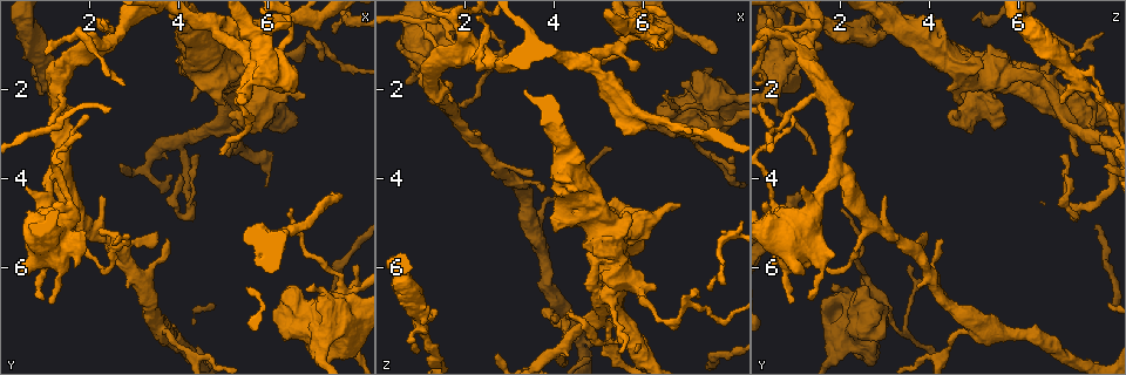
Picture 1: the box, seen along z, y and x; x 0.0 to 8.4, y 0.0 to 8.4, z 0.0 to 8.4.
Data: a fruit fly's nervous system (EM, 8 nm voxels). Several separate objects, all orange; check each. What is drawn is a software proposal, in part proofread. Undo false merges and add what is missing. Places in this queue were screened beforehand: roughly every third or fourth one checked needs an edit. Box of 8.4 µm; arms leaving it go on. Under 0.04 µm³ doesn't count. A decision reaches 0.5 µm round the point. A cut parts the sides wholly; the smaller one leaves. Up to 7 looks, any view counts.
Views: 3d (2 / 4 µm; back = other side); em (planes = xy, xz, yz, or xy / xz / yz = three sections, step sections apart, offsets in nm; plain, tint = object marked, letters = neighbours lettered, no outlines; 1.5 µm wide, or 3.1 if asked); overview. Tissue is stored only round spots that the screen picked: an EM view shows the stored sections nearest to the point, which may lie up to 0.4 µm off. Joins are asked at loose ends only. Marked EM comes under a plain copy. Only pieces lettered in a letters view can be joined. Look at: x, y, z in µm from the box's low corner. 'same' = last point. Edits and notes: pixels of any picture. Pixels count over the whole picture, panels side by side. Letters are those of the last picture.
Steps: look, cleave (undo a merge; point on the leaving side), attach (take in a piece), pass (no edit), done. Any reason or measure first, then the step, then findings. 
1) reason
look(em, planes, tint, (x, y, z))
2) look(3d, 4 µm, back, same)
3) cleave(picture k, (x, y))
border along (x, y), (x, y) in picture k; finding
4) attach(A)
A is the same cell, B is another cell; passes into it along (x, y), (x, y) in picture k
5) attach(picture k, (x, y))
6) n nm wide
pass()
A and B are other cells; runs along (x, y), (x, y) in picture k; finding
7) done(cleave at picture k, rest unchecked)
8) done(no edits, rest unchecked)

branch stops here
look(em, 3.1 µm, planes, letters, (1.35, 2.35, 7.00))

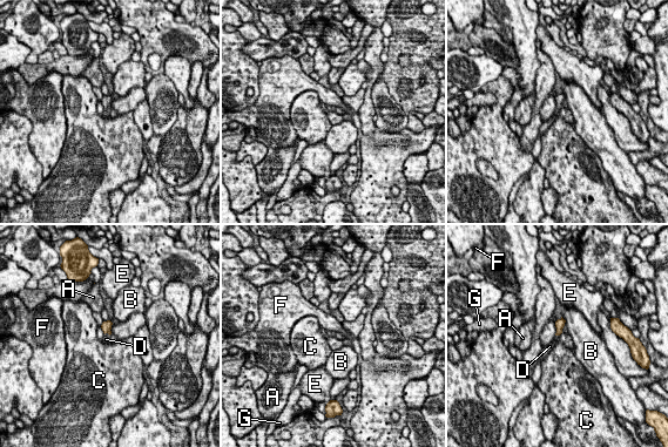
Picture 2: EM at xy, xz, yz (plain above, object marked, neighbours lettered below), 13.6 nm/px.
attach(D)
D is the same cell, A, B, C, E, F and G are other cells; passes into it along (106, 326), (107, 332), (106, 339) in picture 2; the neuron continues

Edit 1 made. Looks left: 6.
thick end
look(3d, 4 µm, (6.90, 6.50, 1.85))

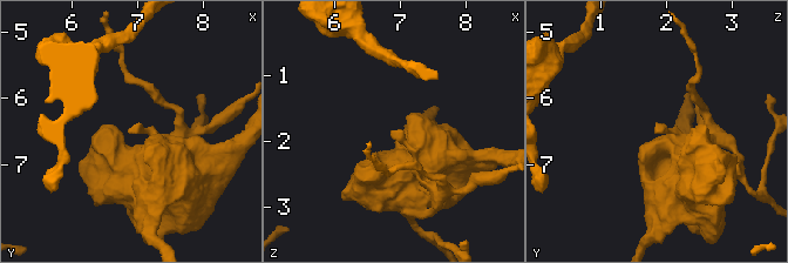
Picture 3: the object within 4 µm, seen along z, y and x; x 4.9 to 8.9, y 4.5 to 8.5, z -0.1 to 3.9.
look(em, planes, letters, (6.90, 6.50, 1.85))

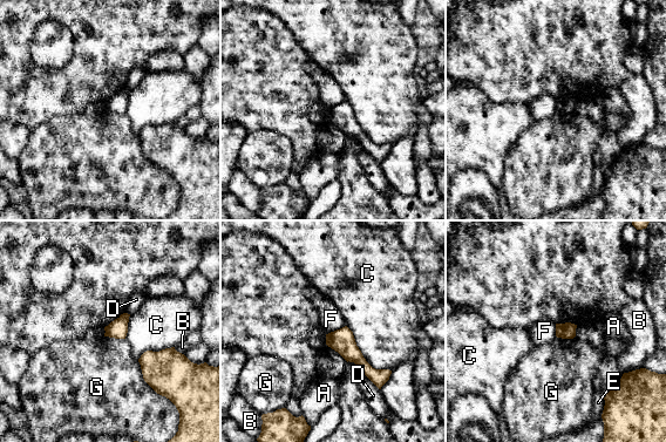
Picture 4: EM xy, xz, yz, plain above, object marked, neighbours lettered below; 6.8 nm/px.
C touches over 440 nm
pass()
A, B, C, D, E, F and G are other cells; none of them fits

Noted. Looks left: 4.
side arm on a straight run
look(3d, 4 µm, (4.00, 7.75, 4.50))

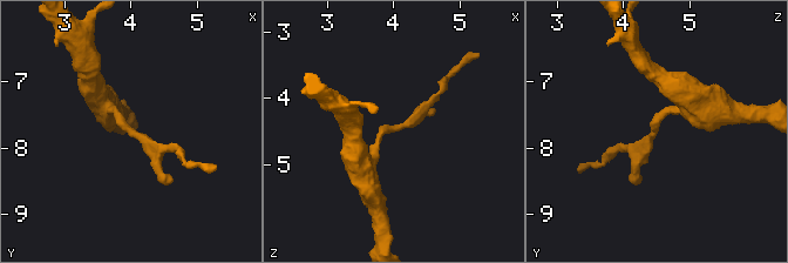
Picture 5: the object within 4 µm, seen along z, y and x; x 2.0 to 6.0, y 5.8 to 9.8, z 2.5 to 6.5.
3 arms; arms of 160, 190, 260 nm; need the tissue
look(em, planes, letters, (4.05, 7.75, 4.50))

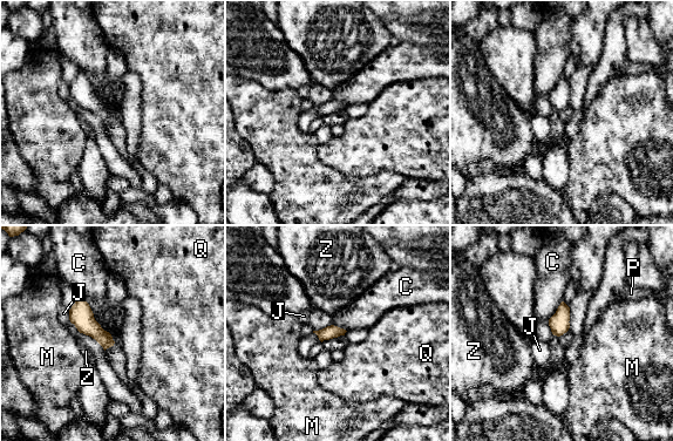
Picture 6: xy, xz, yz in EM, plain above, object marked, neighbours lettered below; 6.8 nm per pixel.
pass()
C, J, M, P, Q and Z are other cells; border along (562, 300), (556, 312), (549, 319) in picture 6; continuous, no second neuron

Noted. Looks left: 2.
done(attach at picture 2, rest unchecked)

